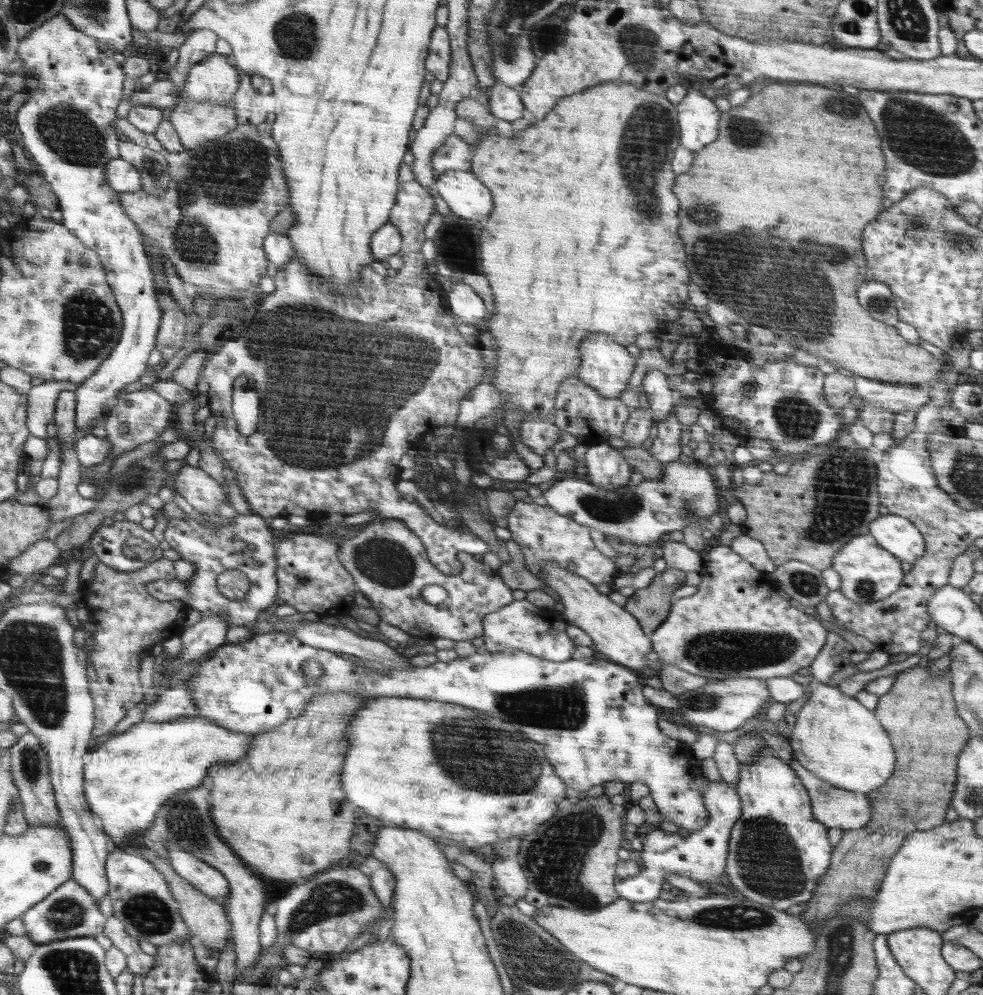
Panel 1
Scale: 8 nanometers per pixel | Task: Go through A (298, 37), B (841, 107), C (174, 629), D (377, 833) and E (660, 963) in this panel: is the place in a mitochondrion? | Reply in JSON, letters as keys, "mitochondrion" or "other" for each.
{"A":"mitochondrion","B":"mitochondrion","C":"other","D":"other","E":"other"}

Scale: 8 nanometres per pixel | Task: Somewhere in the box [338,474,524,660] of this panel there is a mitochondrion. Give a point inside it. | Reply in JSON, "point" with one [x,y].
{"point":[388,564]}

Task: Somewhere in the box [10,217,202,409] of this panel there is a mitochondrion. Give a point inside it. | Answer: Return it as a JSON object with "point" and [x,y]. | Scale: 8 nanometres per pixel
{"point":[89,325]}

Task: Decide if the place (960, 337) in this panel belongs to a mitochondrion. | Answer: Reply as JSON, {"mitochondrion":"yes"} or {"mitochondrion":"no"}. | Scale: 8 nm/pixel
{"mitochondrion":"no"}

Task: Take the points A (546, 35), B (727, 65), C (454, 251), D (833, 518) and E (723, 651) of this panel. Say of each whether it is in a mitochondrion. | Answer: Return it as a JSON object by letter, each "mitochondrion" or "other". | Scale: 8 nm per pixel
{"A":"mitochondrion","B":"other","C":"mitochondrion","D":"mitochondrion","E":"mitochondrion"}

